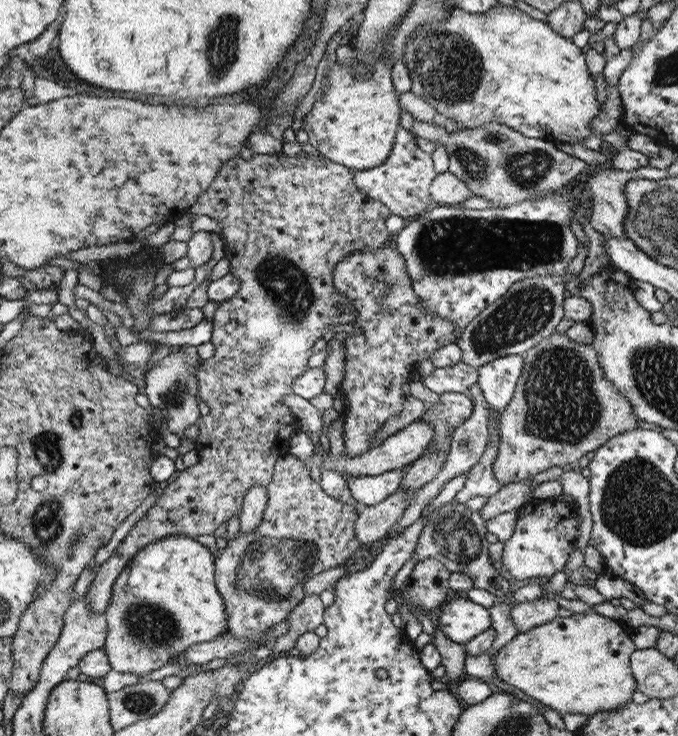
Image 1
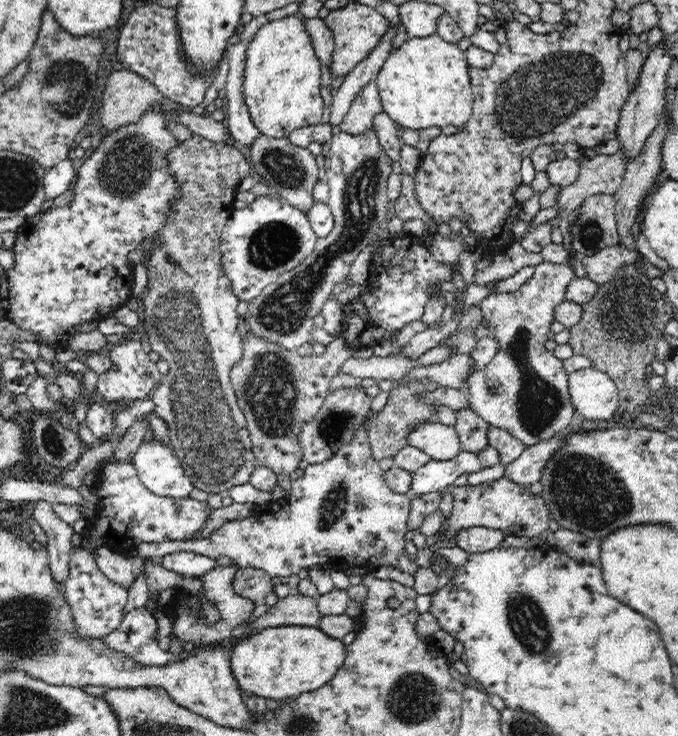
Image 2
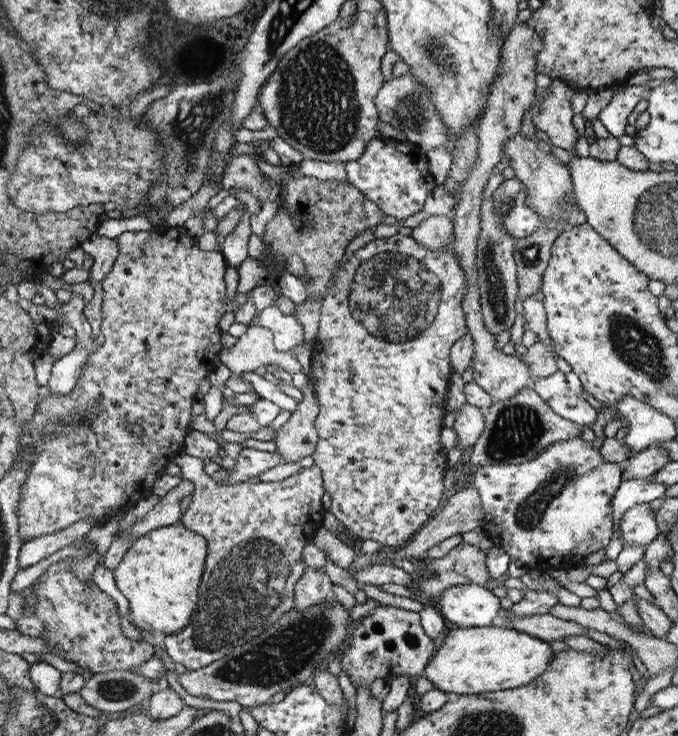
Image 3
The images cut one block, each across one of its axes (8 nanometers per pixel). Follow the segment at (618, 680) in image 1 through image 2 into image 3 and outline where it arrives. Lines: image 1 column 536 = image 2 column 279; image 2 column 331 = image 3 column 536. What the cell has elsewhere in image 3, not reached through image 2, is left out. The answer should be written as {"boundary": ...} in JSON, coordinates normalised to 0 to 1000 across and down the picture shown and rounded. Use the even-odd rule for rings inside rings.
{"boundary":[[[732,845],[715,852],[667,852],[624,918],[668,946],[761,936],[796,921],[819,889],[813,875]]]}

